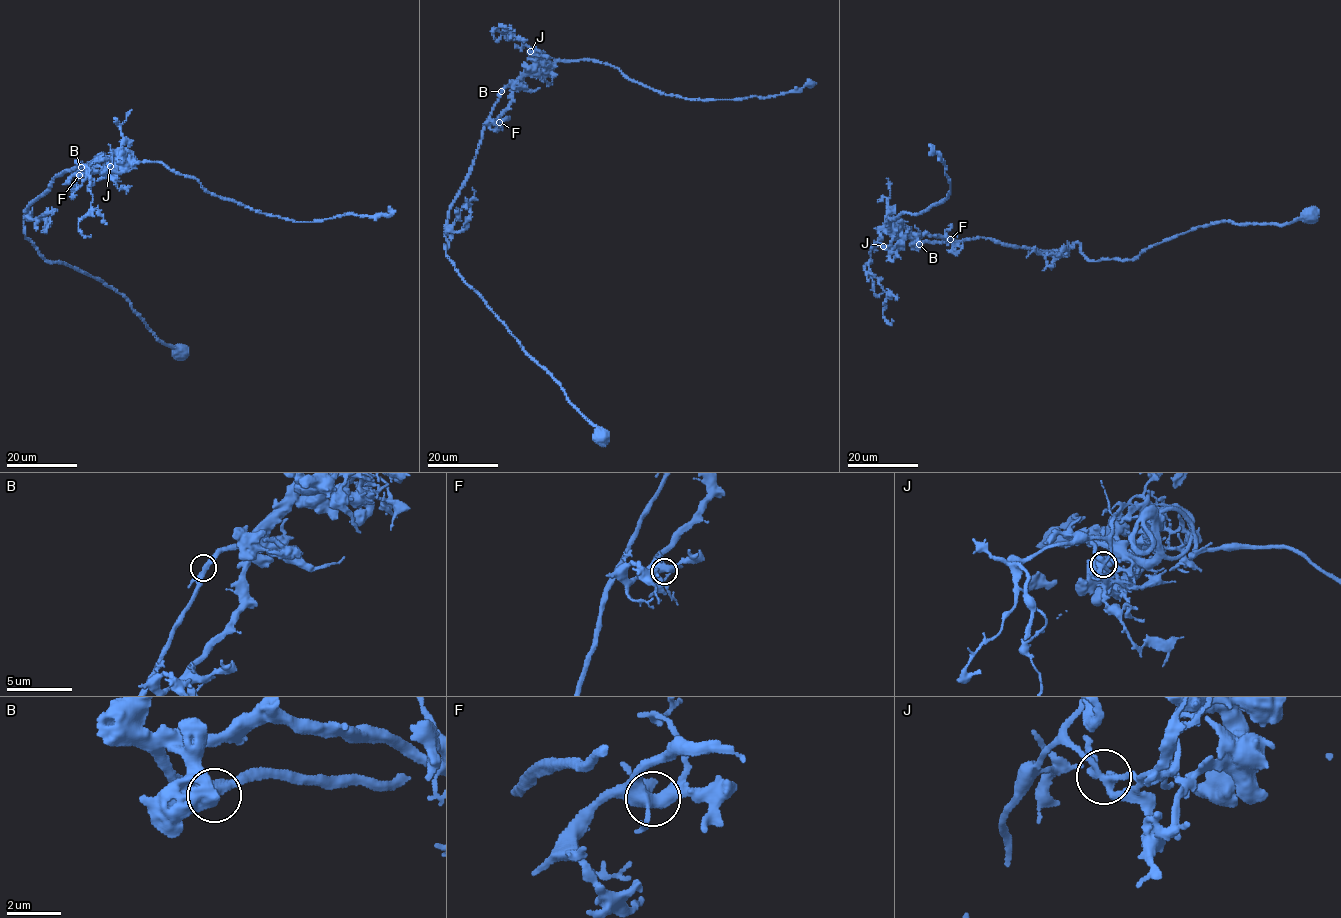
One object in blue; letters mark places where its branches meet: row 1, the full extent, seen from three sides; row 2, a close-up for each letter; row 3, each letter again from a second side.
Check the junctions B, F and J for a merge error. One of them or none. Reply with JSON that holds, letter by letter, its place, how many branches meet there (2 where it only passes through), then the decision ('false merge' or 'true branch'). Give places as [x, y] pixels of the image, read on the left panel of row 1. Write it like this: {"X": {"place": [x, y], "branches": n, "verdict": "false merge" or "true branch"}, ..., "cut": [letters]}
{"B": {"place": [81, 167], "branches": 3, "verdict": "true branch"}, "F": {"place": [79, 175], "branches": 4, "verdict": "true branch"}, "J": {"place": [110, 166], "branches": 4, "verdict": "false merge"}, "cut": ["J"]}

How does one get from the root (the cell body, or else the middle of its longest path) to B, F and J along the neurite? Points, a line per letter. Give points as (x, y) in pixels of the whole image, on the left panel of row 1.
B: (180, 353), (159, 340), (116, 290), (45, 260), (26, 237), (27, 205), (55, 175), (81, 167)
F: (180, 353), (159, 340), (116, 290), (45, 260), (26, 239), (27, 205), (55, 175), (92, 163), (79, 175)
J: (180, 353), (116, 290), (45, 260), (26, 237), (27, 205), (55, 175), (103, 159), (118, 171), (110, 166)

